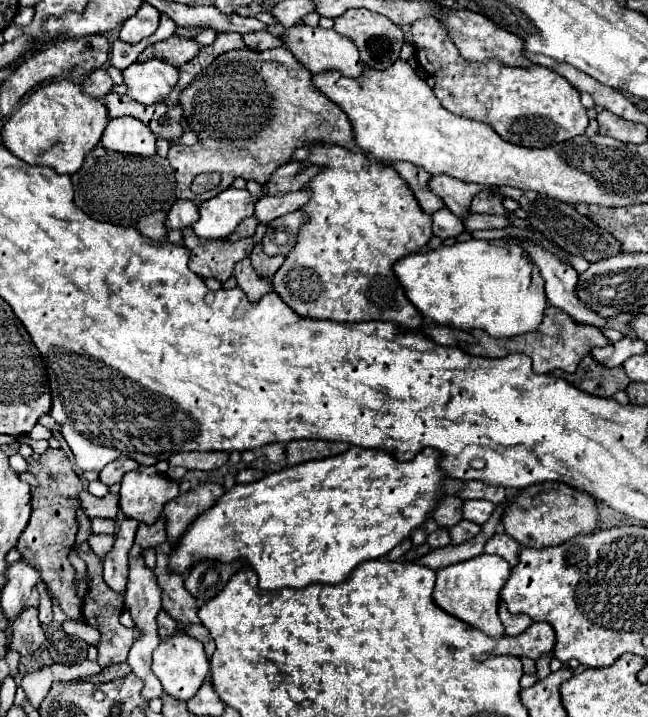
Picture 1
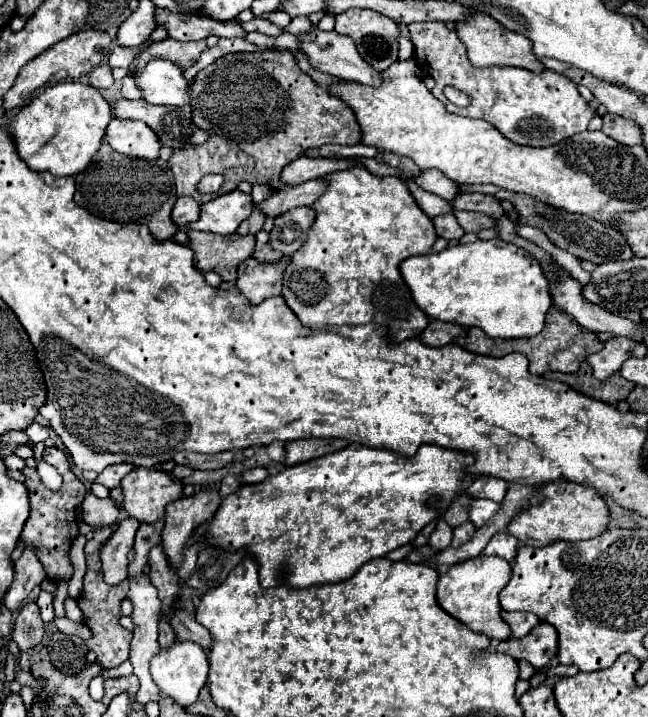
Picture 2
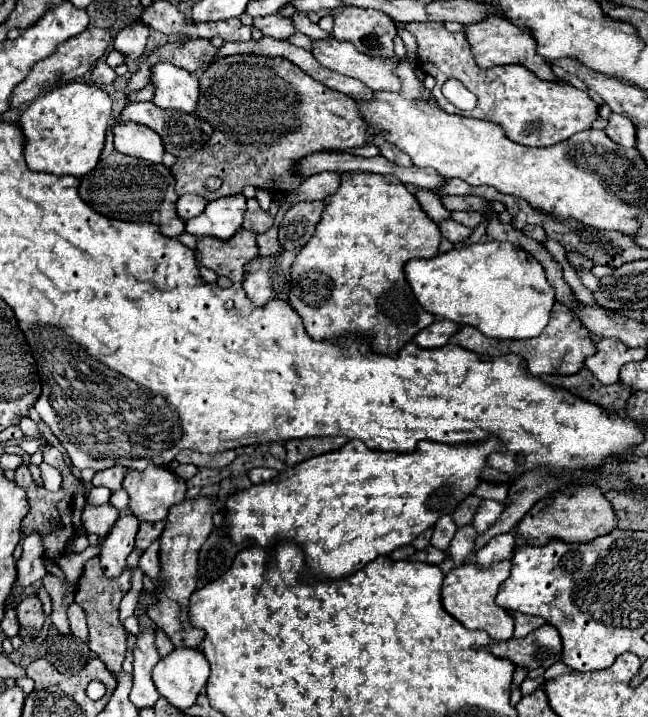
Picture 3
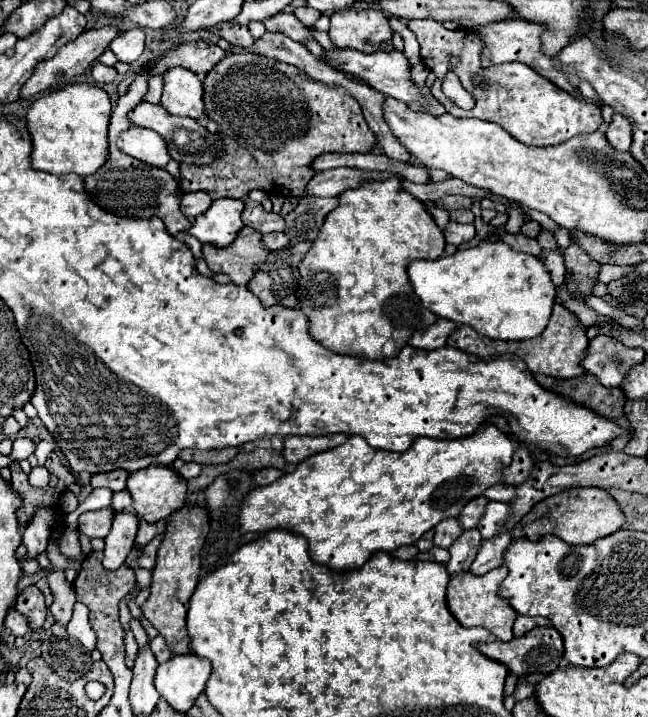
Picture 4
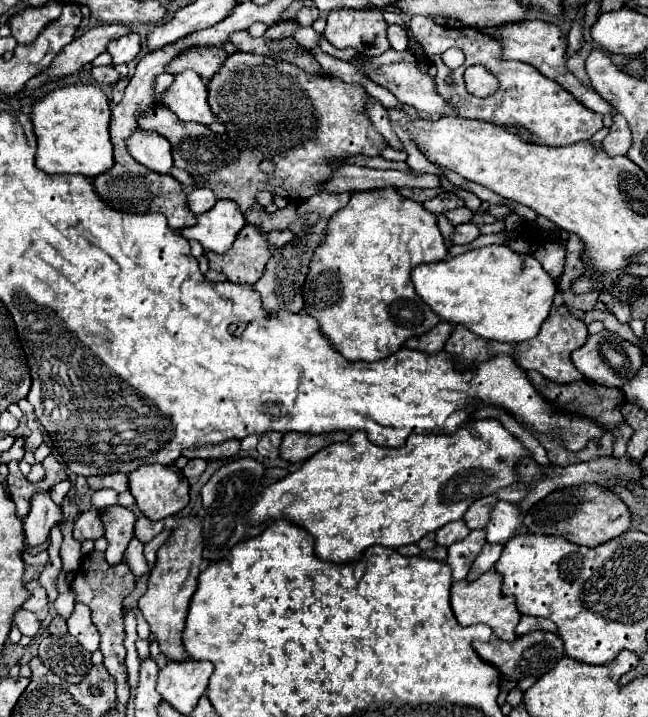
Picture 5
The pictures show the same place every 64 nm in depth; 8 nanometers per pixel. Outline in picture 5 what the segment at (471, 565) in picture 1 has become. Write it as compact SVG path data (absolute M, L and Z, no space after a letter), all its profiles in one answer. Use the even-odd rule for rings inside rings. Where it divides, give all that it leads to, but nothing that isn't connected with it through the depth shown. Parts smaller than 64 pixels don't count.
M496 570L486 572L484 576L480 576L474 582L468 582L466 578L460 580L460 582L454 582L452 590L450 590L450 606L454 610L456 620L462 626L486 624L486 626L490 626L494 630L494 634L500 640L512 642L512 640L516 640L514 628L516 628L516 624L518 624L522 614L516 610L516 602L510 596L502 596L500 594L500 584L502 584L502 576Z

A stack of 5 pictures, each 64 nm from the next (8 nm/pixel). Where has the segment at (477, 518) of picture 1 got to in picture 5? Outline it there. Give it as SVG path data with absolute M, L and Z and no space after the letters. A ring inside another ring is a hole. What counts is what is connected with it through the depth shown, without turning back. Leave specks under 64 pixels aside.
M500 502L492 508L492 516L486 524L486 540L494 542L494 544L506 544L506 540L510 540L518 526L522 524L524 514L520 512L520 508L516 504L508 504L508 502Z

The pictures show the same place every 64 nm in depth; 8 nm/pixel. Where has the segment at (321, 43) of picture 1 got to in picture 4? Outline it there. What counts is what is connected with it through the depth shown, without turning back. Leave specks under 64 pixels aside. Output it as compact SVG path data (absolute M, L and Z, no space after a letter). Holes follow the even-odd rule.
M334 48L334 50L324 52L324 60L326 60L326 64L330 64L336 70L340 70L344 74L352 74L352 76L364 80L368 86L372 86L374 90L378 90L382 94L404 100L406 104L410 104L410 102L426 104L426 98L420 94L420 88L410 78L410 64L408 64L408 60L402 52L394 50L394 52L364 54L364 52L358 52L354 48Z

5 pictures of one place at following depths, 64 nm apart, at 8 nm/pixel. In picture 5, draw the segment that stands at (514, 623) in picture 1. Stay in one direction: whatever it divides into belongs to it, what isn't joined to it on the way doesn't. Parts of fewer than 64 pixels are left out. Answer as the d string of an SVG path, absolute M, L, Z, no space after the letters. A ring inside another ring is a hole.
M522 616L518 626L516 626L516 636L528 634L532 630L550 630L556 632L556 624L552 624L552 620L548 618L532 618L532 616Z

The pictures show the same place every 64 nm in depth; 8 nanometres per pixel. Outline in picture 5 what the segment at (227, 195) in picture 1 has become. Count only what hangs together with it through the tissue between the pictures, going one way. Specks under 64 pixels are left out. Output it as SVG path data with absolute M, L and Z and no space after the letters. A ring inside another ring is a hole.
M218 200L212 210L196 216L192 228L182 228L180 234L188 240L198 240L204 250L228 252L244 224L244 214L238 204L232 200Z

